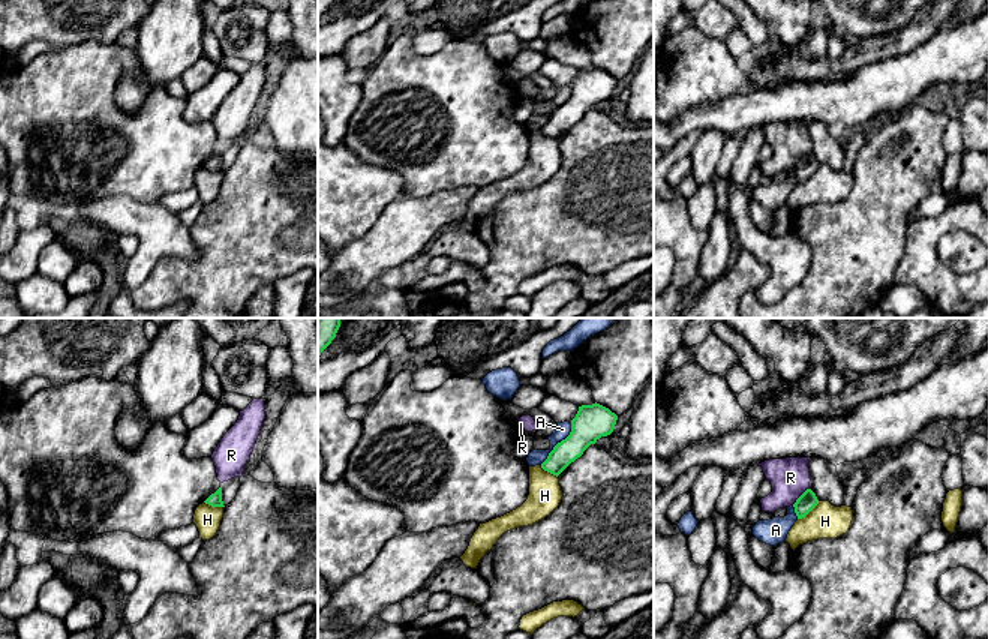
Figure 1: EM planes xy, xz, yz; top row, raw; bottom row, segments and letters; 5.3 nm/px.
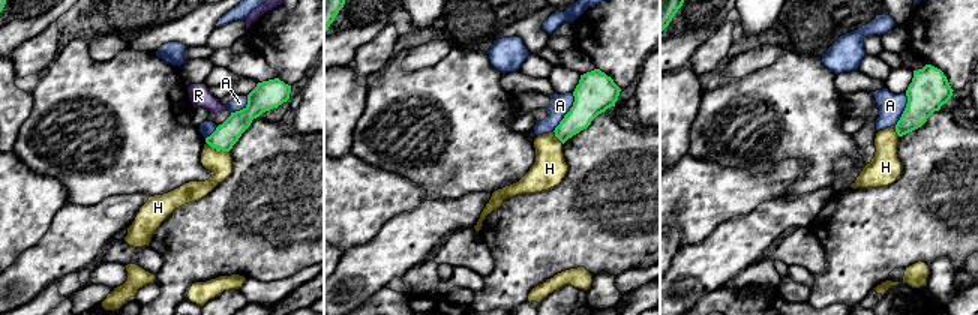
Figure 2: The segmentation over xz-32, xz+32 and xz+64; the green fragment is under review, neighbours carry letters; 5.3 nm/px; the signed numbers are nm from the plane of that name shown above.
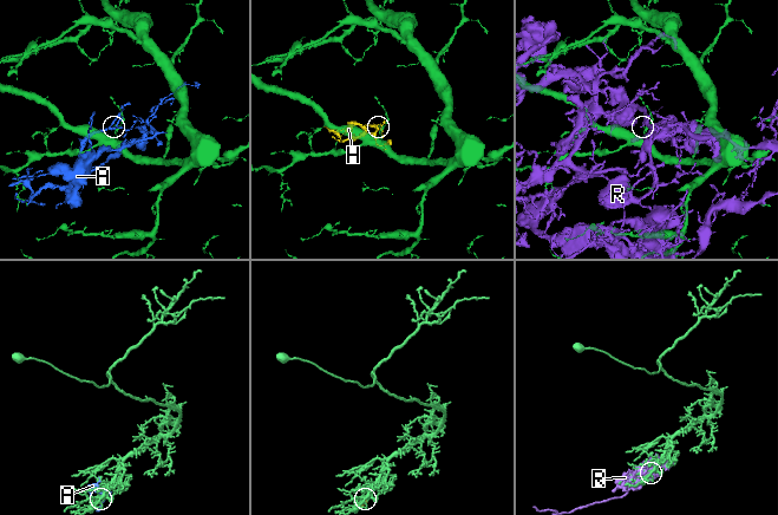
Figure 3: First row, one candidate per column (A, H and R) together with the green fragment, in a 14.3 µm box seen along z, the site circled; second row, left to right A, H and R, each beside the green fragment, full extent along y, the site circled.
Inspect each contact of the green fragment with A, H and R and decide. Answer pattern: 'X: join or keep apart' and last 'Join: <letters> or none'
A: keep apart
H: keep apart
R: keep apart
Join: none

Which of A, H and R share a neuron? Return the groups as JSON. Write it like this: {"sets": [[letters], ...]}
{"sets": [["A"], ["H"], ["R"]]}

